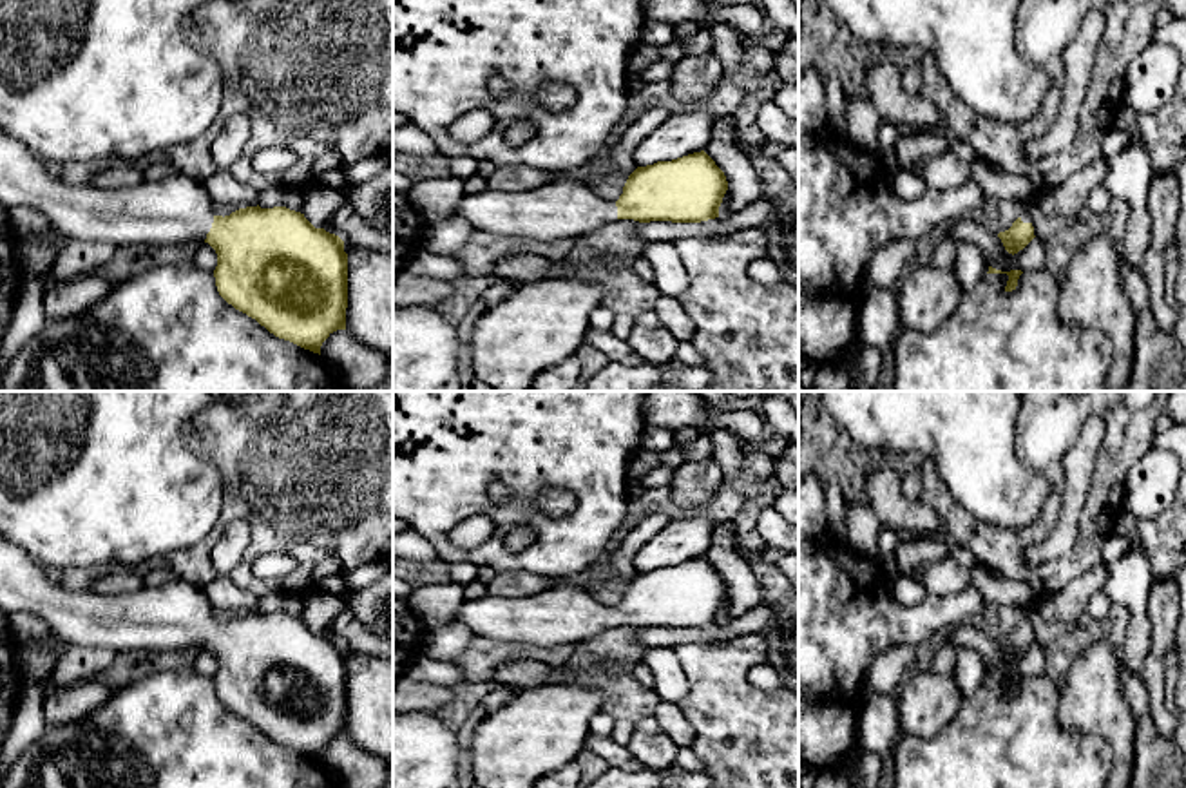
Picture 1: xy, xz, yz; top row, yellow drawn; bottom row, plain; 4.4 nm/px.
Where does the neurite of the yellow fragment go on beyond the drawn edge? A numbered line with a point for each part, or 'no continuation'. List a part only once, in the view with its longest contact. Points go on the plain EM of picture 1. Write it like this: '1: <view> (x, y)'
1: xy (154, 622)

